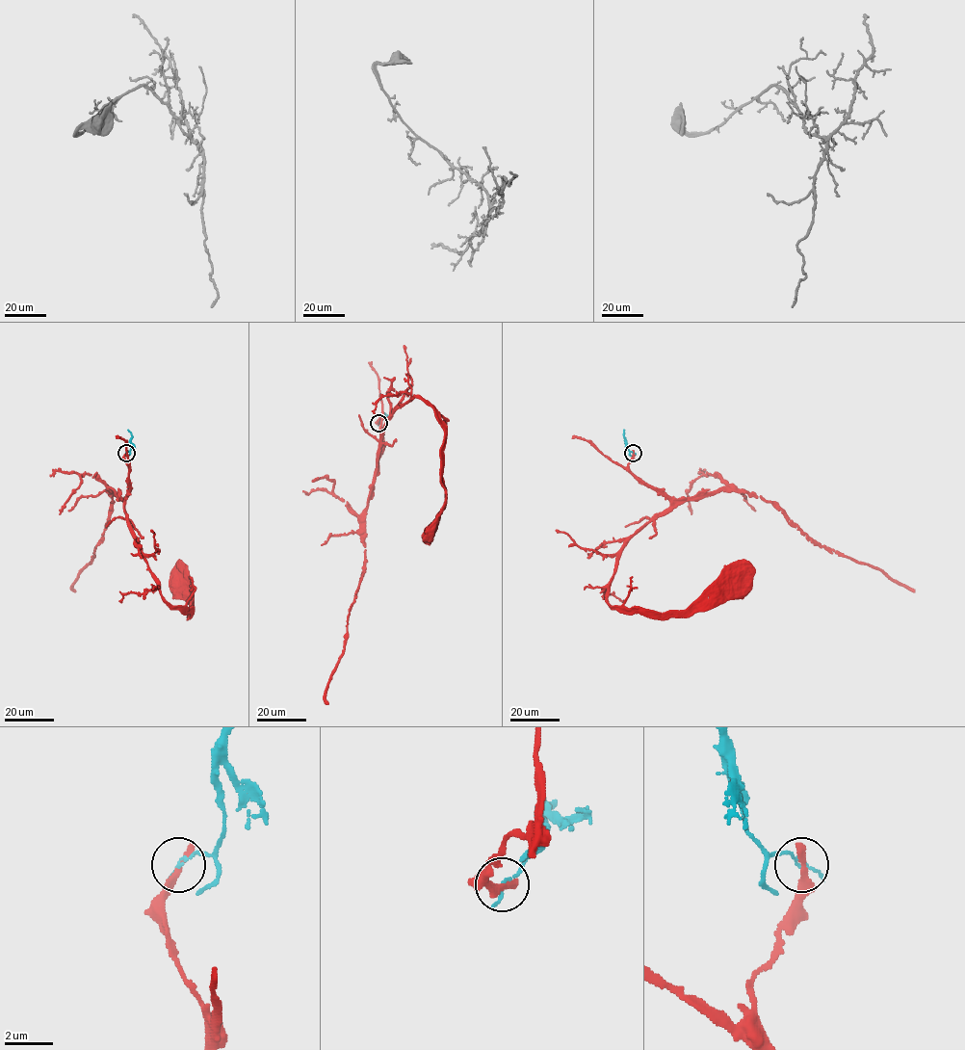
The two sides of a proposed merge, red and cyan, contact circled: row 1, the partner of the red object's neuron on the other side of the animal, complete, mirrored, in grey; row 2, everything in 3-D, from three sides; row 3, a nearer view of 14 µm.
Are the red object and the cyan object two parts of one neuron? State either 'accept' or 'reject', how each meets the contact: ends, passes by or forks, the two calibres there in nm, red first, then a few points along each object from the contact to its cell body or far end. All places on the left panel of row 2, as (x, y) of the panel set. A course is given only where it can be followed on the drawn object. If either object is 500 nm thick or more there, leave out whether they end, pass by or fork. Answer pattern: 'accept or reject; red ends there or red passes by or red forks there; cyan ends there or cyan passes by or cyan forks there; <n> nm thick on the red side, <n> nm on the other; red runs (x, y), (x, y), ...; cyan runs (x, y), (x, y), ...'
reject; red ends there; cyan ends there; 340 nm thick on the red side, 140 nm on the other; red runs (126, 452), (130, 491), (123, 506), (131, 533), (162, 598), (192, 615), (189, 608), (193, 601), (174, 582); cyan runs (126, 452), (130, 449), (132, 436), (128, 430)

